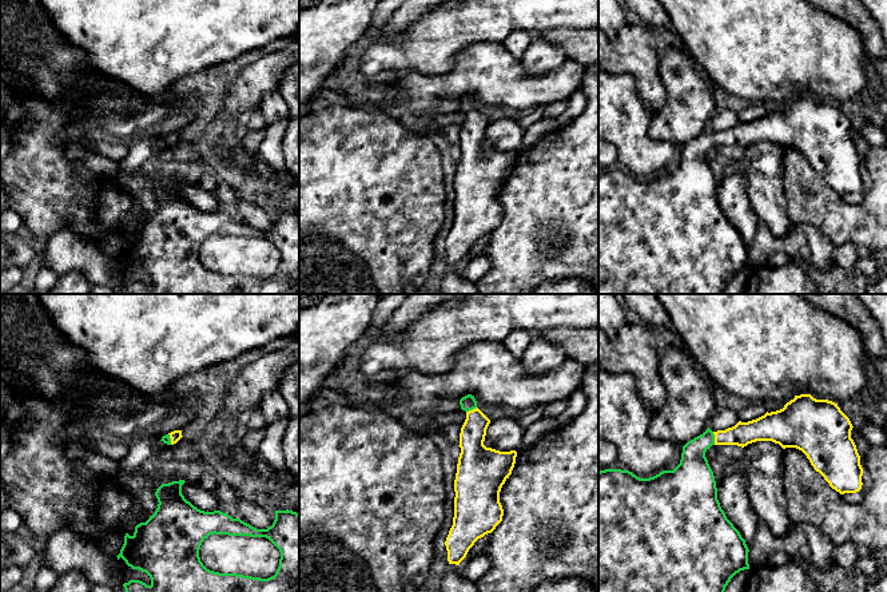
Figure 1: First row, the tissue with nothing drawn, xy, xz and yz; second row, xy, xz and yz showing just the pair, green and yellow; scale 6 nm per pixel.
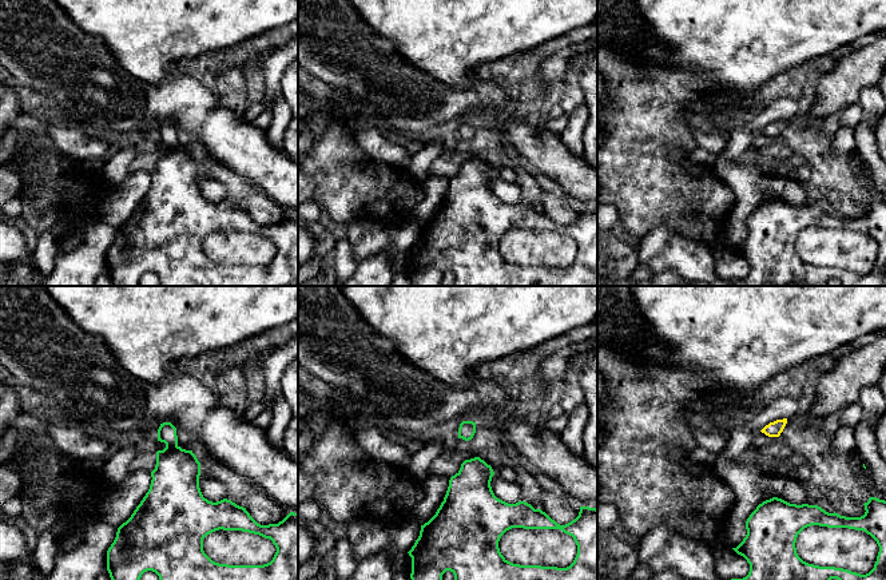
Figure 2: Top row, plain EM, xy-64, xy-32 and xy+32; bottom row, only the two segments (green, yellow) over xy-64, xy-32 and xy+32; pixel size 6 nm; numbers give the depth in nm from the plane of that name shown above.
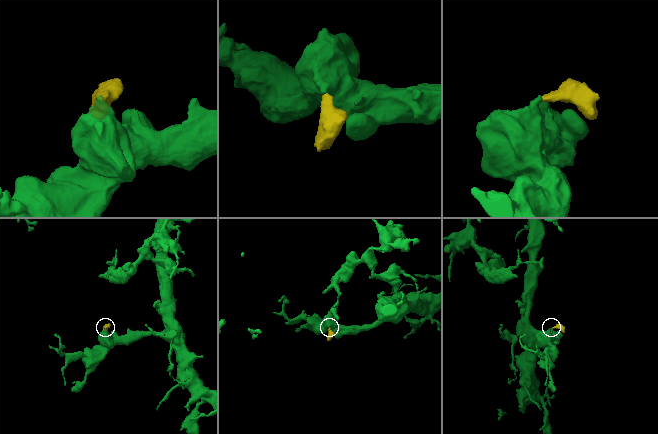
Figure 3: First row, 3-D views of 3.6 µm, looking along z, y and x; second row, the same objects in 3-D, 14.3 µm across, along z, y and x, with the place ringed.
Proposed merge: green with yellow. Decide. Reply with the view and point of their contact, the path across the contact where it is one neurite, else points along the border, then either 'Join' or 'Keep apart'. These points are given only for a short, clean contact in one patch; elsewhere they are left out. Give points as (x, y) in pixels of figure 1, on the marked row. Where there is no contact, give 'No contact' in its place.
Touches green at yz (714, 438). Path across: yz (693, 475), (693, 455), (714, 438), (743, 433). Join

